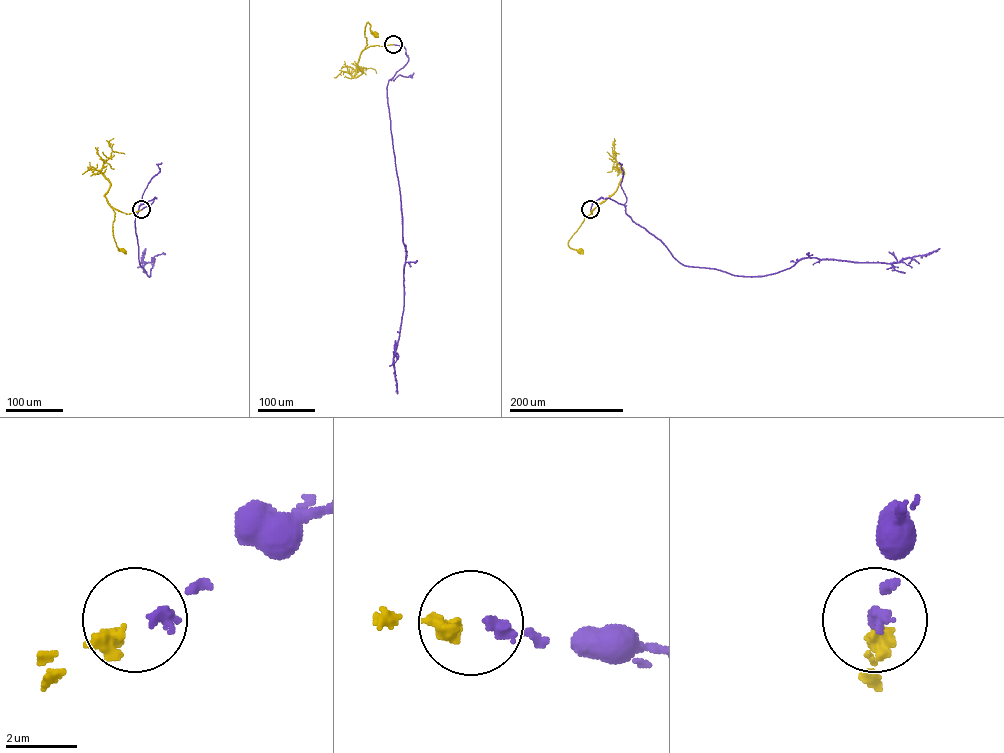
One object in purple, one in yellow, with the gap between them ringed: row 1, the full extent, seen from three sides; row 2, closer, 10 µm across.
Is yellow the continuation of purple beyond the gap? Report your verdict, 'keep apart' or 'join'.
join

